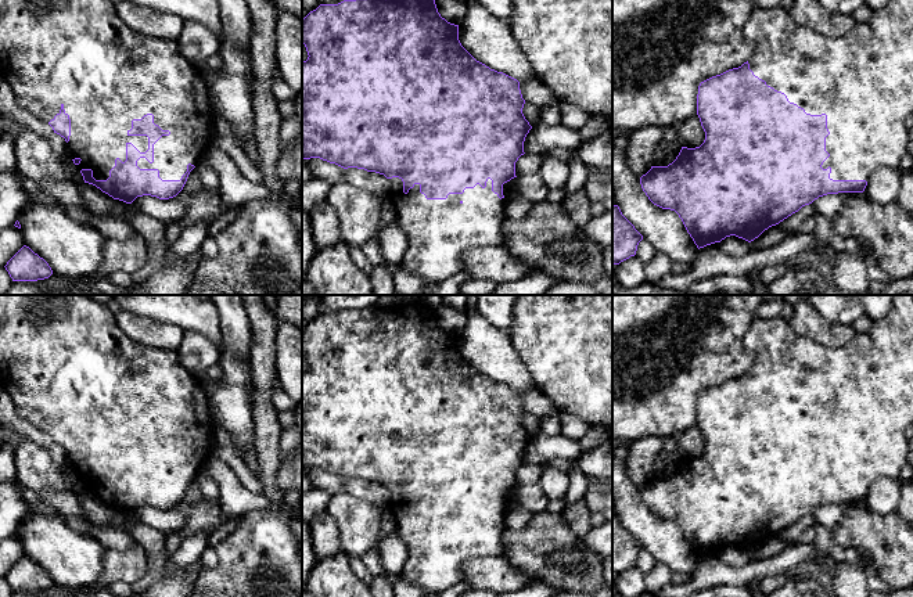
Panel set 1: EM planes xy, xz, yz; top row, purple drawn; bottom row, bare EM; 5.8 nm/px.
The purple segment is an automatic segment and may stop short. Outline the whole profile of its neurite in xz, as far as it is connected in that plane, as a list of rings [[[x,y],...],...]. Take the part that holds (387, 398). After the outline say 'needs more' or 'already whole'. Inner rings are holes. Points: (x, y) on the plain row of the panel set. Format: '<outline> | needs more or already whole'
[[[421,299],[398,302],[392,308],[377,303],[367,309],[344,310],[338,314],[320,314],[302,330],[302,353],[308,370],[302,373],[302,470],[320,468],[344,479],[357,478],[384,485],[389,490],[388,510],[396,522],[396,531],[407,549],[407,560],[402,578],[413,582],[427,594],[439,594],[464,582],[466,560],[499,557],[503,554],[503,532],[506,529],[506,493],[515,486],[515,472],[524,465],[524,452],[532,436],[525,429],[525,410],[520,392],[503,382],[490,380],[477,371],[459,350],[459,335],[447,332],[438,323],[435,309]]] | needs more

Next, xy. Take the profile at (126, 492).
[[[0,295],[0,386],[12,399],[19,418],[48,434],[54,443],[65,449],[68,467],[80,481],[85,493],[96,496],[114,510],[132,514],[143,506],[159,510],[176,507],[183,500],[190,482],[211,458],[215,422],[204,384],[181,366],[176,349],[154,348],[132,339],[118,326],[108,306],[87,295]]] | needs more

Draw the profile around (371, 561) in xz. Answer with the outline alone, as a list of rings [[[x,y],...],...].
[[[389,510],[385,511],[381,522],[380,536],[375,546],[373,546],[363,557],[362,561],[373,576],[385,575],[384,567],[380,561],[378,544],[396,529],[396,522]]]

